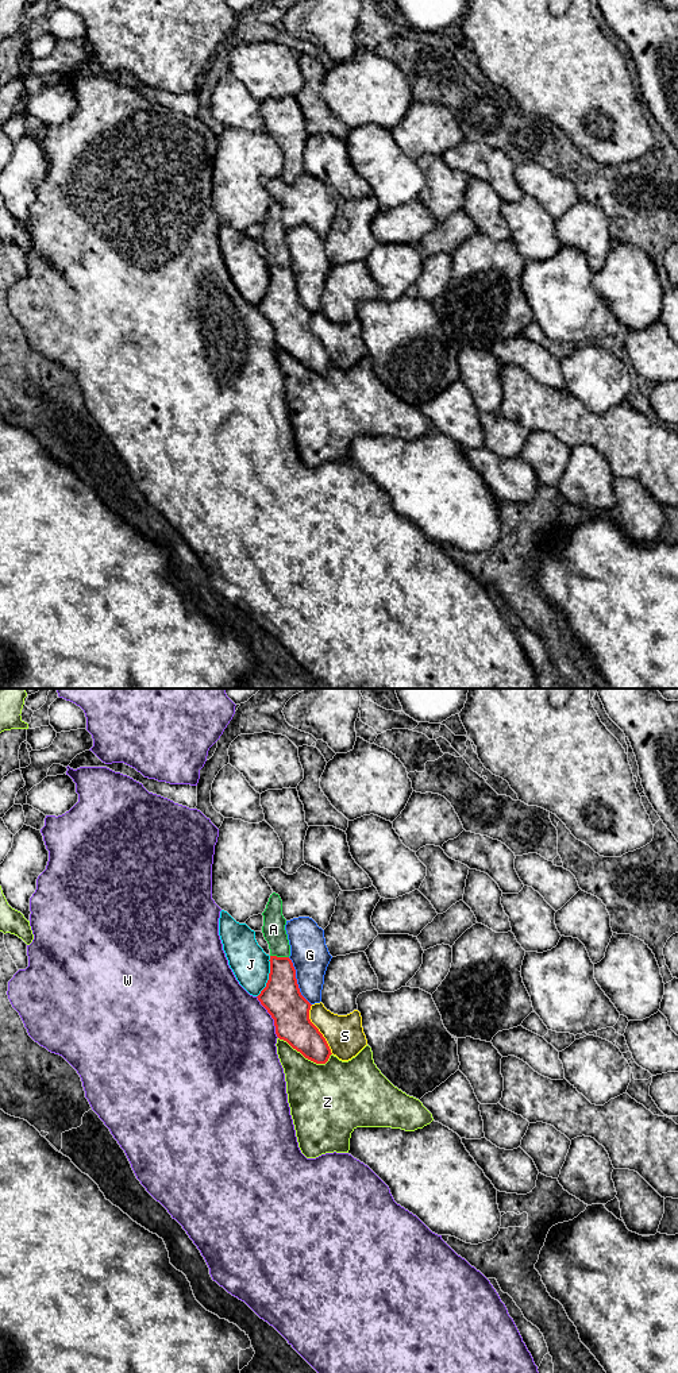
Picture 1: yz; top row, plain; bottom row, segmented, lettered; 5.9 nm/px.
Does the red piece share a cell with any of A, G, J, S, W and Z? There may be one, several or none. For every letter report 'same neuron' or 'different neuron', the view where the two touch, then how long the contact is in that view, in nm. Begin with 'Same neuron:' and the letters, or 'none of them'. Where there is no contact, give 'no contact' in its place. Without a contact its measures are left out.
Same neuron: none of them
A: different neuron | yz | 110 nm
G: different neuron | yz | 320 nm
J: different neuron | yz | 260 nm
S: different neuron | yz | 320 nm
W: different neuron | yz | 280 nm
Z: different neuron | yz | 340 nm

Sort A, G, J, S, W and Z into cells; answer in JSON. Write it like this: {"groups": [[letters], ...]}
{"groups": [["A"], ["G"], ["J"], ["S"], ["W"], ["Z"]]}

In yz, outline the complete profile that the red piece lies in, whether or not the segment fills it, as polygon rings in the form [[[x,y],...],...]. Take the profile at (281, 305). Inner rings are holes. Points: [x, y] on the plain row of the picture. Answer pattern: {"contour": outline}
{"contour": [[[270,265],[266,296],[257,305],[274,328],[276,343],[305,367],[325,373],[331,358],[309,328],[311,312],[301,304],[296,278],[289,266]]]}

